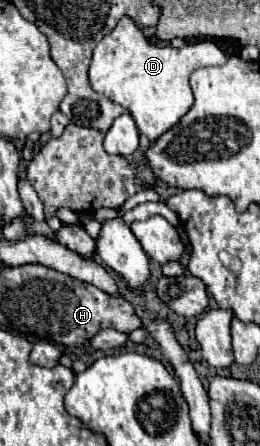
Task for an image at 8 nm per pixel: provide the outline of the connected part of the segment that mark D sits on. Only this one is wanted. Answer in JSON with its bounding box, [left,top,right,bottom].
[88,16,226,140]

